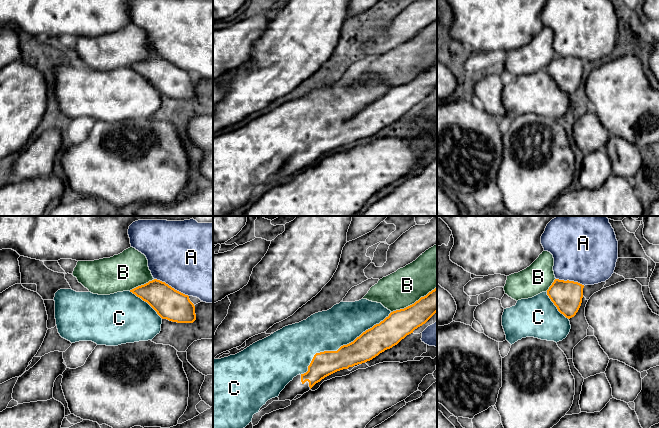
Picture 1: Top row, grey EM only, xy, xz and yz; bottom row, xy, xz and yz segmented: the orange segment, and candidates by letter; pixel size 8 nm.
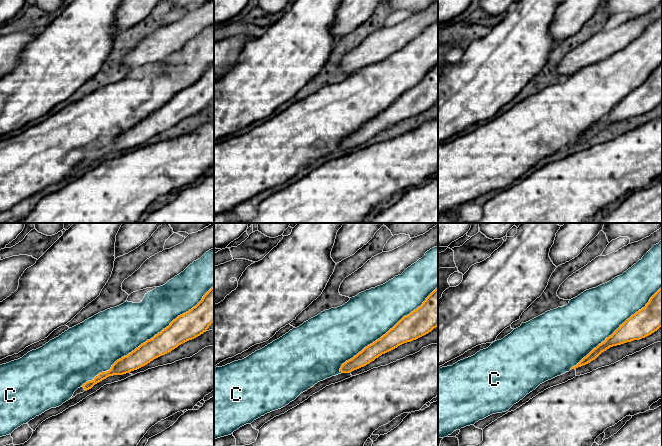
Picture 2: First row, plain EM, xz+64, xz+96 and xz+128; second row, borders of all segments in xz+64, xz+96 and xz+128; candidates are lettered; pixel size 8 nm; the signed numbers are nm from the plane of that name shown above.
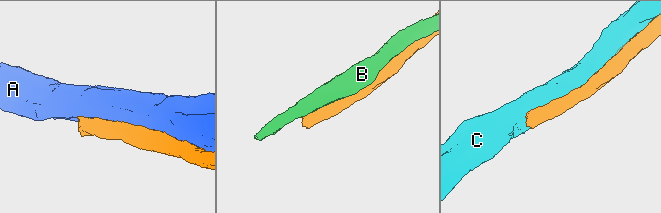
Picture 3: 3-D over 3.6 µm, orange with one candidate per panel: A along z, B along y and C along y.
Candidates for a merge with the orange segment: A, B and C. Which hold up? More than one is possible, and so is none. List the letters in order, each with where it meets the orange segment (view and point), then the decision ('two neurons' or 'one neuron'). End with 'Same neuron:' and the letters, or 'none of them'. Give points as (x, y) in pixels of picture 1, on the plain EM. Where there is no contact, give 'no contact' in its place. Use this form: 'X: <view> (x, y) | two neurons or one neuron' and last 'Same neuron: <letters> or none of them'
A: xy (170, 62) | two neurons
B: xz (414, 79) | two neurons
C: xz (341, 122) | one neuron
Same neuron: C

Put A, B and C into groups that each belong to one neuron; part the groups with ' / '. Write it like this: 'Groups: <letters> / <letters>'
Groups: A B / C

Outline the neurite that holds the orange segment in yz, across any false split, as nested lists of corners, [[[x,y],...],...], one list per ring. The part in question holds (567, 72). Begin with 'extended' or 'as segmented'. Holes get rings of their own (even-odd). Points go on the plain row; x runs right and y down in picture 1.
extended | [[[555,55],[546,68],[532,74],[518,76],[515,82],[504,85],[502,102],[506,116],[512,121],[526,113],[559,118],[567,113],[571,101],[569,95],[578,88],[583,74],[584,61],[574,57]]]

